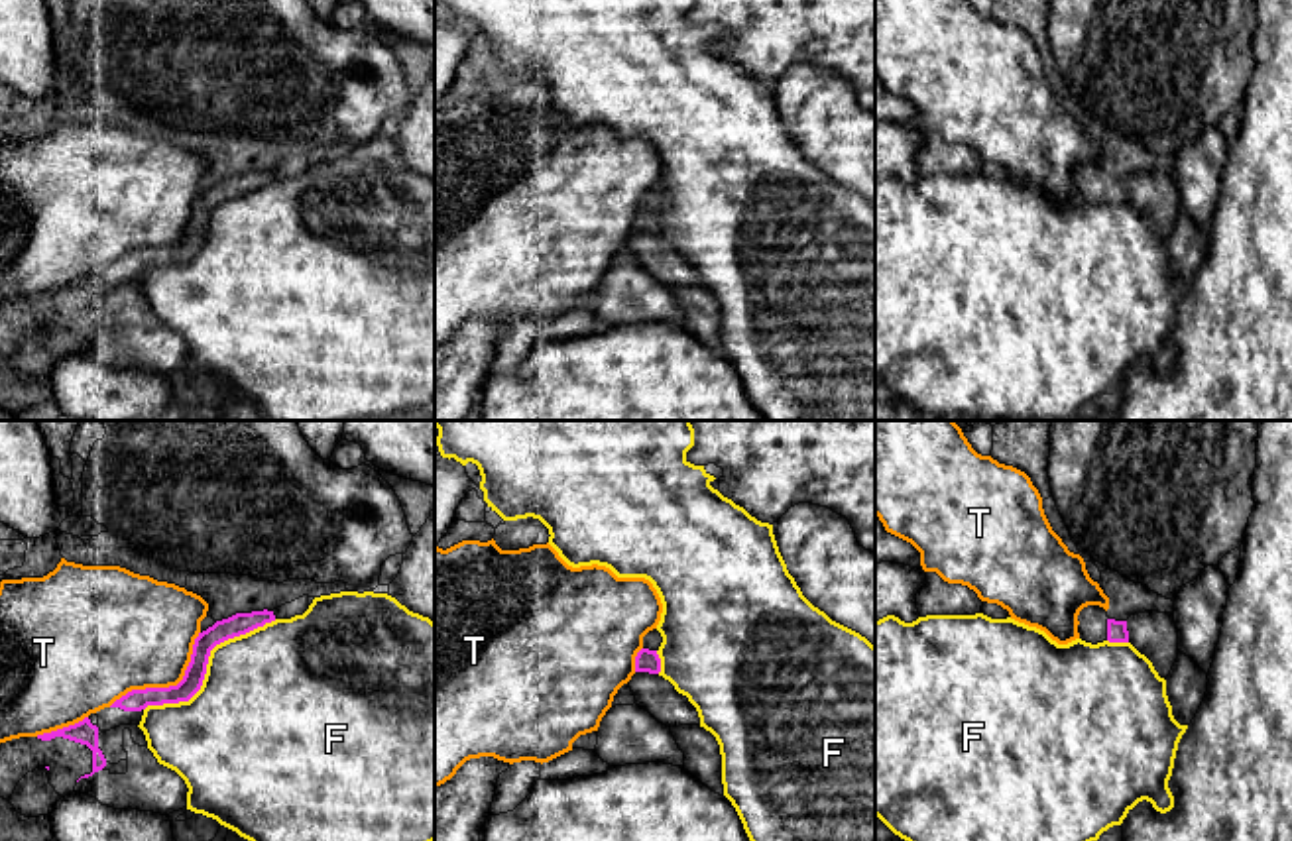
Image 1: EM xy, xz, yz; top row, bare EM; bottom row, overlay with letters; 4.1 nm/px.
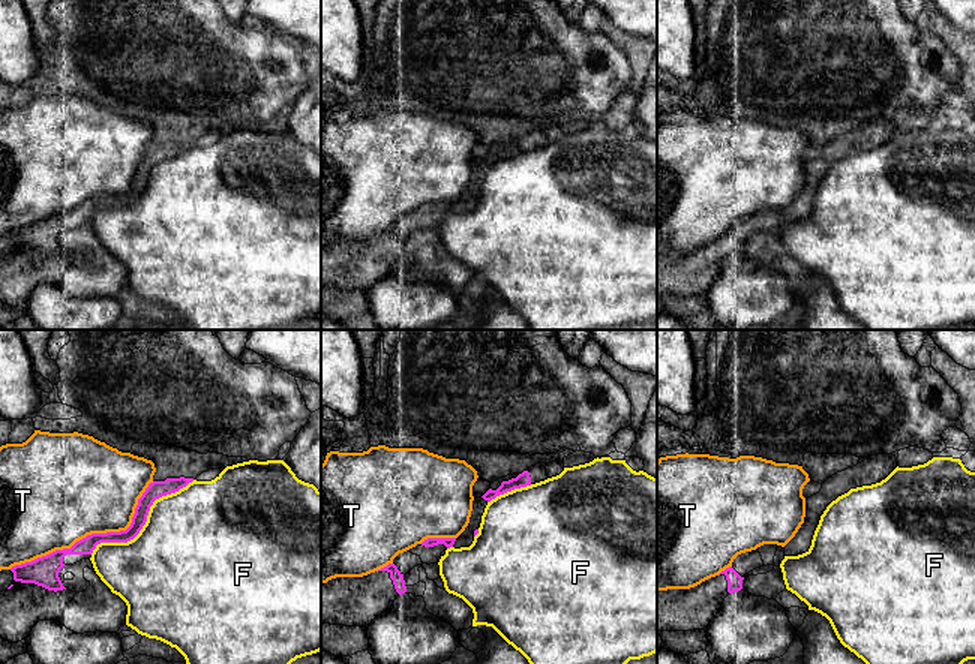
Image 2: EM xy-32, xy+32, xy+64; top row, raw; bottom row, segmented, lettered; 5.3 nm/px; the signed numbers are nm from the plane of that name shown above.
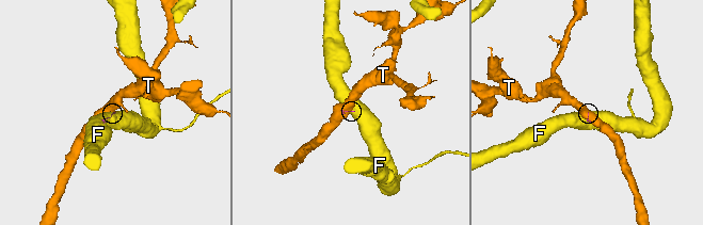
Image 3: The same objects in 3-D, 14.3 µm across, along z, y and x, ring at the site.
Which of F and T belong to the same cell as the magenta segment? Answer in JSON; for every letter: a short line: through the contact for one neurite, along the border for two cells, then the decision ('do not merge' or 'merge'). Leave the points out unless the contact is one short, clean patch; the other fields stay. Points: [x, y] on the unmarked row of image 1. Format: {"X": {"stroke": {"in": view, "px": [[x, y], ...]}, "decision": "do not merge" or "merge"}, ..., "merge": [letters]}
{"F": {"decision": "do not merge"}, "T": {"decision": "do not merge"}, "merge": []}

